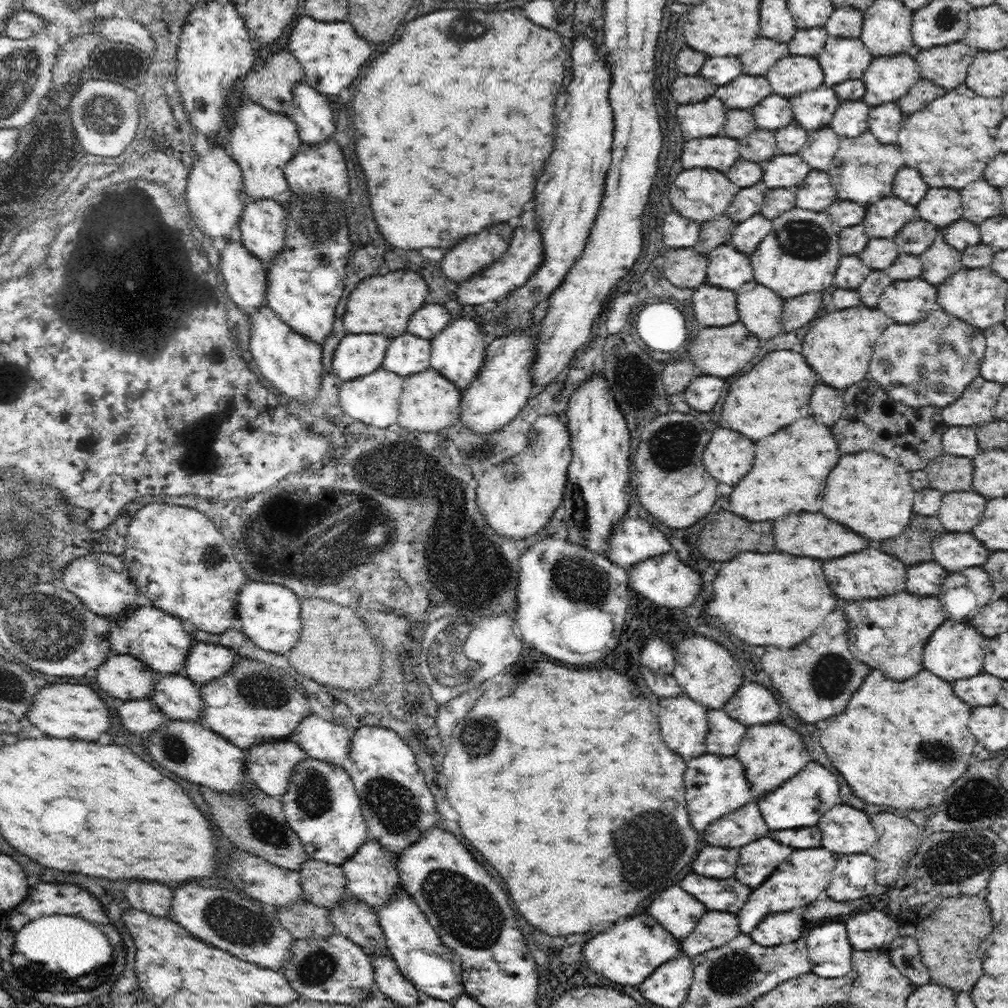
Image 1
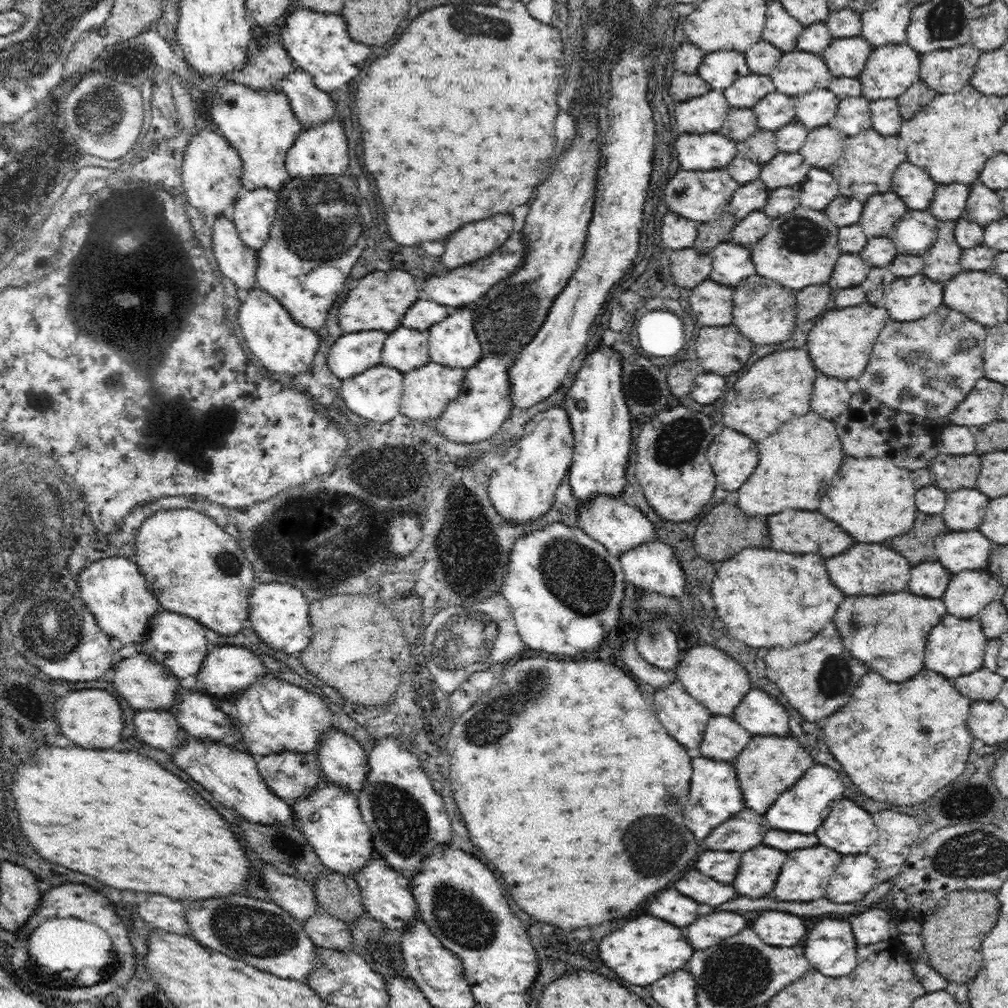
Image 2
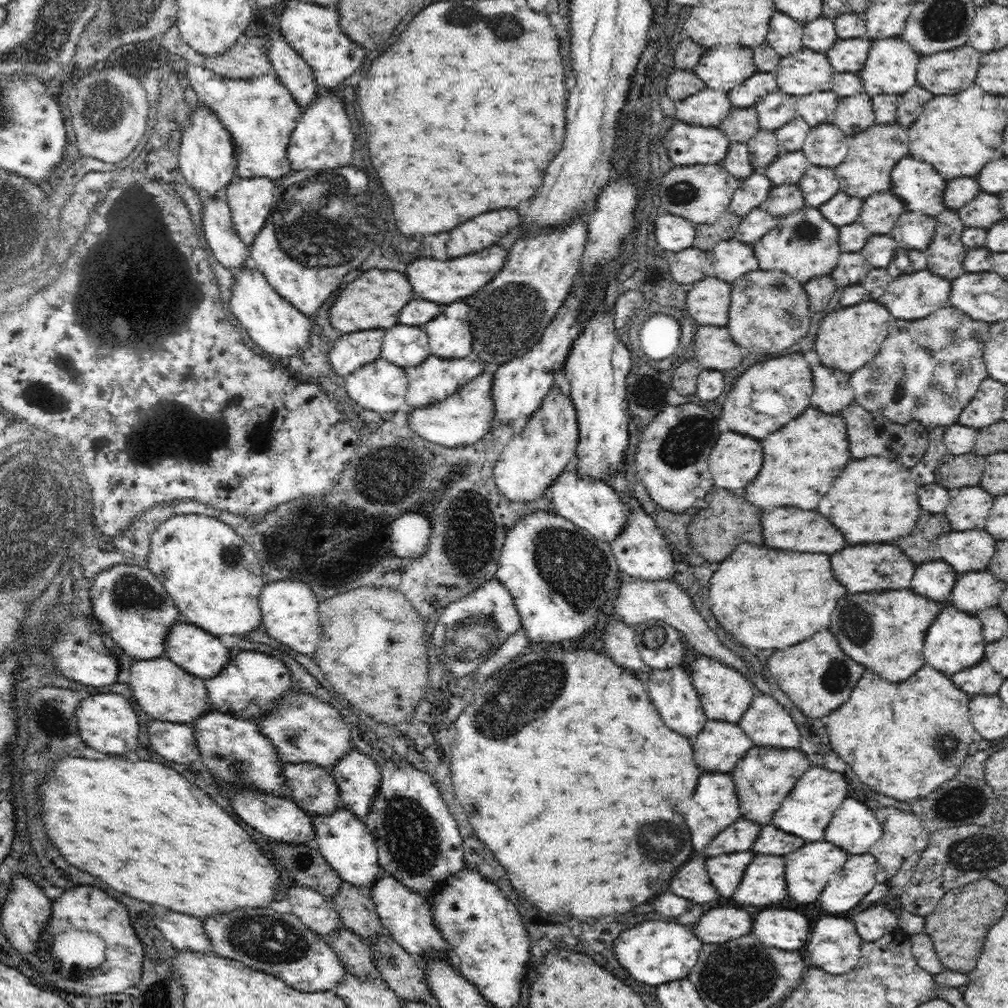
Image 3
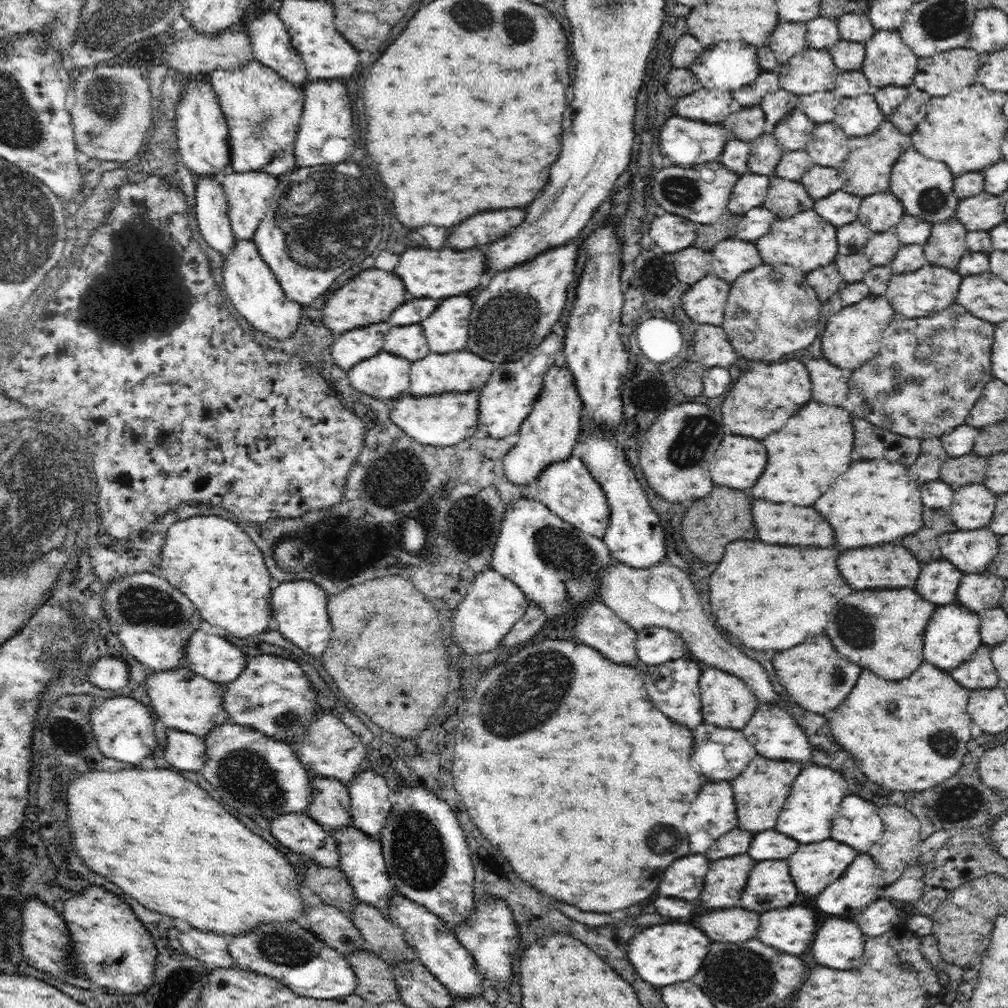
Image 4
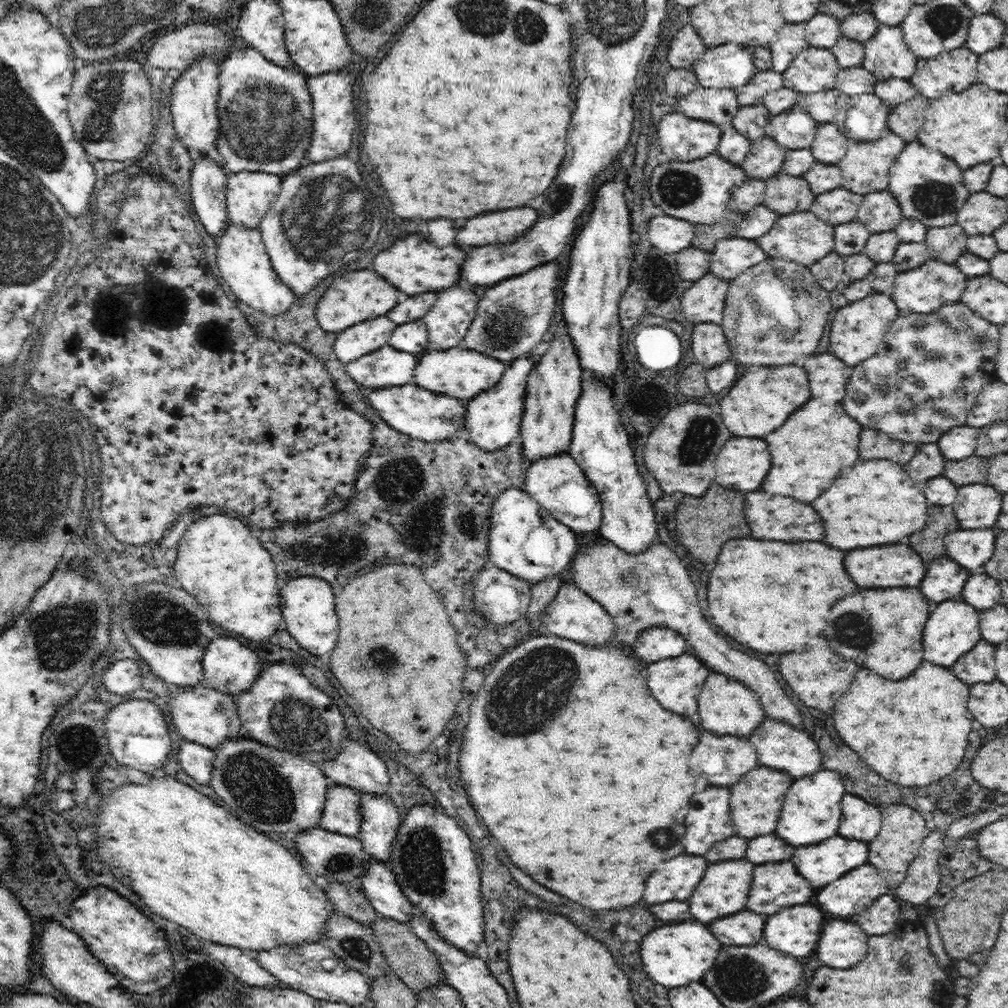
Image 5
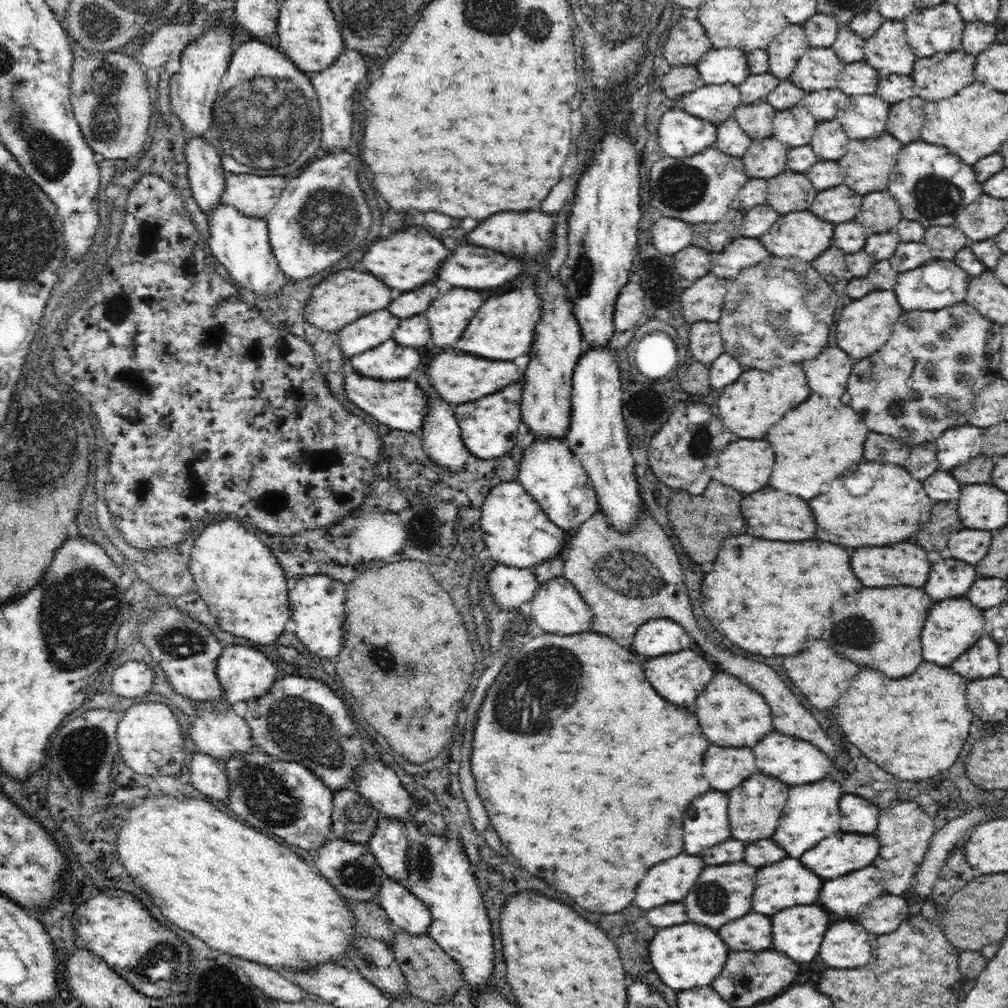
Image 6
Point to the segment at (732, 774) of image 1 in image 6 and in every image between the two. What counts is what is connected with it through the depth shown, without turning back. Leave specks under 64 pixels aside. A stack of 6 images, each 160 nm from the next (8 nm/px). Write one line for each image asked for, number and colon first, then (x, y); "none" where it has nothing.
2: (715, 795)
3: (714, 805)
4: (713, 810)
5: (707, 822)
6: (706, 821)

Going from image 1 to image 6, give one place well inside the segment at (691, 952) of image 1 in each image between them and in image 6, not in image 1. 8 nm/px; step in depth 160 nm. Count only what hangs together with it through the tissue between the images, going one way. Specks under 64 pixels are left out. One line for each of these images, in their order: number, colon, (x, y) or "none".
2: (707, 930)
3: (721, 924)
4: (735, 925)
5: (745, 928)
6: (752, 932)

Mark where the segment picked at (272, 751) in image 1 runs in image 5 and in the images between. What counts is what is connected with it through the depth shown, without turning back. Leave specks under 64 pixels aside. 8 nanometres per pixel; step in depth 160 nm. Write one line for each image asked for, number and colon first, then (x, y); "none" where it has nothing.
2: (290, 775)
3: (312, 787)
4: (330, 807)
5: (342, 814)

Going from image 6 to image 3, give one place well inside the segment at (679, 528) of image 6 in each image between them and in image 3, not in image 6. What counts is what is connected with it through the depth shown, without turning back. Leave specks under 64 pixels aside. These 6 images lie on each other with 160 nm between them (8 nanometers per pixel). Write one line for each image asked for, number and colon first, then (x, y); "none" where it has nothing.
3: (728, 519)
4: (723, 516)
5: (703, 523)

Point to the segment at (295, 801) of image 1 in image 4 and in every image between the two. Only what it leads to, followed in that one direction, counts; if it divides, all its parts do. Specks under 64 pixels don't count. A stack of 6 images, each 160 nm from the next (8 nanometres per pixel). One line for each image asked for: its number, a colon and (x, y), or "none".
2: (329, 817)
3: (344, 840)
4: (361, 857)

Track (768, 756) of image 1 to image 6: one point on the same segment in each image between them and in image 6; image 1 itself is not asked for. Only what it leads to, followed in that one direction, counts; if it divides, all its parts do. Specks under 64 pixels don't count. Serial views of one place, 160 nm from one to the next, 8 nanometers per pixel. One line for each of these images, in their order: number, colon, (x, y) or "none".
2: (770, 764)
3: (764, 776)
4: (760, 791)
5: (755, 799)
6: (754, 812)

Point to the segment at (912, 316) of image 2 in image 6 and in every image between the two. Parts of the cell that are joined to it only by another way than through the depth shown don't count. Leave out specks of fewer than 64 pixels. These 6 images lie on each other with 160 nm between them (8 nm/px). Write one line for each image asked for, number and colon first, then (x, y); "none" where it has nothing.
3: (914, 295)
4: (928, 290)
5: (934, 284)
6: (941, 283)

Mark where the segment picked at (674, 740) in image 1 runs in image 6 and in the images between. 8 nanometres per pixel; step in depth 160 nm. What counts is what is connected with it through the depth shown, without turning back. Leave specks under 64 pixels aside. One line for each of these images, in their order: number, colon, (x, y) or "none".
2: (684, 717)
3: (672, 691)
4: (674, 686)
5: (676, 682)
6: (680, 676)

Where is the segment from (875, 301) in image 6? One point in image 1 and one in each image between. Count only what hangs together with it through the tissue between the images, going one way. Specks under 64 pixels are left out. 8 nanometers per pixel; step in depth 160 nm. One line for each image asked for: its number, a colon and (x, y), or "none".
1: (839, 347)
2: (840, 344)
3: (847, 339)
4: (855, 332)
5: (858, 328)

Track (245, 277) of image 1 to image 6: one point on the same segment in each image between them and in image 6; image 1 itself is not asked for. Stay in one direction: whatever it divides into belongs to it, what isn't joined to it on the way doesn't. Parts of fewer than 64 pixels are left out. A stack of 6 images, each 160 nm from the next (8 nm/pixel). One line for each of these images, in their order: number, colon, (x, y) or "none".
2: (236, 261)
3: (230, 251)
4: (211, 206)
5: (208, 182)
6: (206, 174)

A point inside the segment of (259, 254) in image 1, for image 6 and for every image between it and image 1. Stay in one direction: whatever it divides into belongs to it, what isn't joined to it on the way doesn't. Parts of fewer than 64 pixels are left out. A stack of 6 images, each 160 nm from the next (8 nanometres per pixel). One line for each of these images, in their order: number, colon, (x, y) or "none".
2: (254, 210)
3: (251, 200)
4: (249, 194)
5: (250, 194)
6: (252, 195)

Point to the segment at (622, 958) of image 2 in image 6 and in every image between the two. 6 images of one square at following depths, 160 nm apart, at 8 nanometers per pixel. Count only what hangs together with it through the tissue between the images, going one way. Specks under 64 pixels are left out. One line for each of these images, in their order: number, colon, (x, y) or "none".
3: (653, 952)
4: (666, 954)
5: (674, 955)
6: (689, 955)

